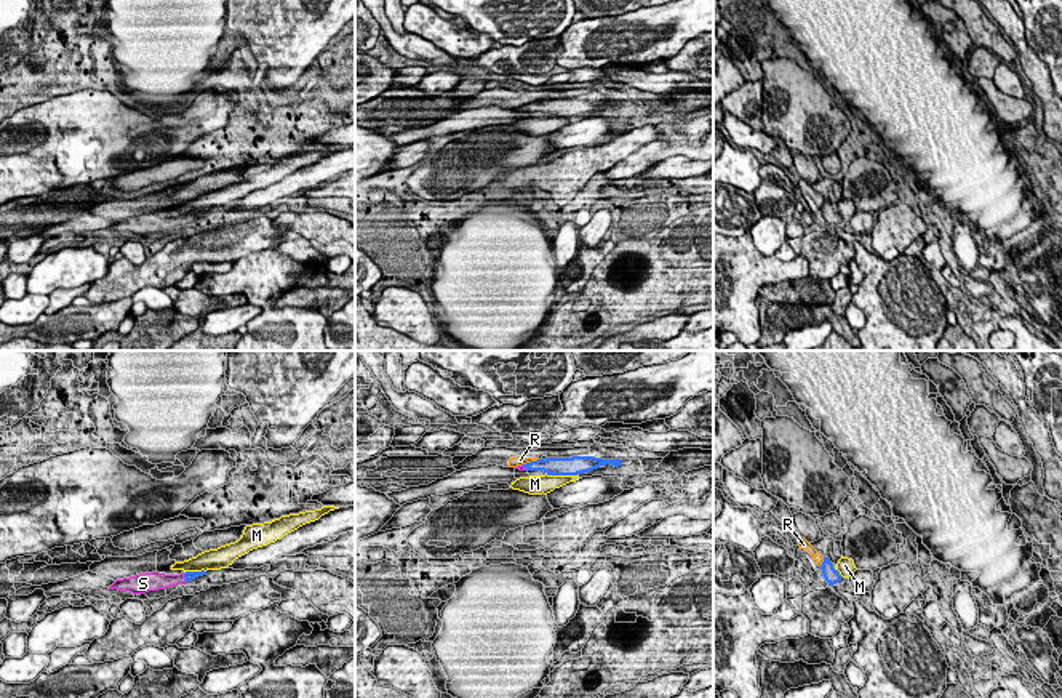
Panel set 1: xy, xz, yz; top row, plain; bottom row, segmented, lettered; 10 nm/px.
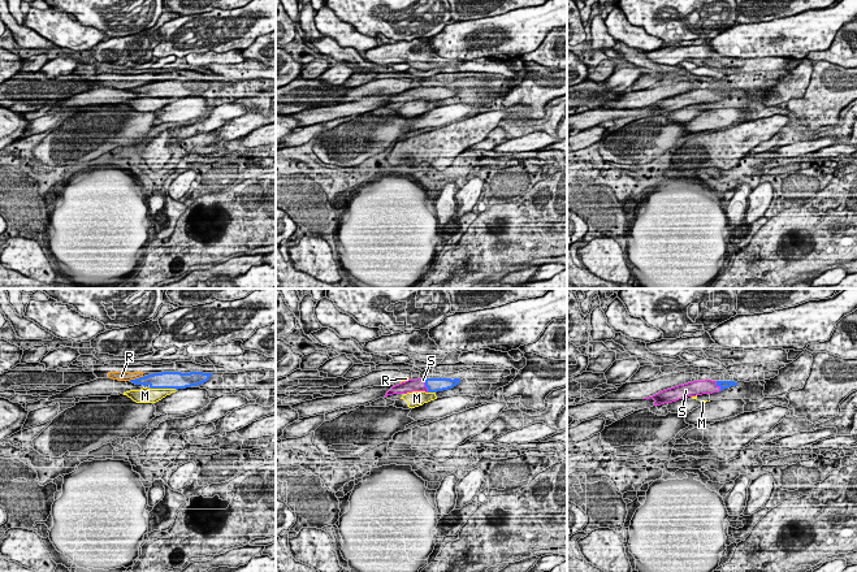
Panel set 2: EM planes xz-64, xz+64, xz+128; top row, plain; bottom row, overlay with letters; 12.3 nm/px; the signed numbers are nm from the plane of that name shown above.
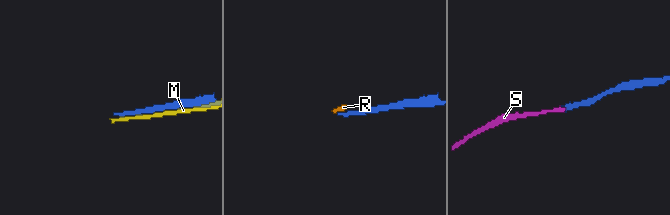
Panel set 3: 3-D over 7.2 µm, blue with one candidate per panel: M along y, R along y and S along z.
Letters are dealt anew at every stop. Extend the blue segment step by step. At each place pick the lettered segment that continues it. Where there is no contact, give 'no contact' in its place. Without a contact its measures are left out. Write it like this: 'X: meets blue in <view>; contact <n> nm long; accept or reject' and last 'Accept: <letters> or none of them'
M: meets blue in xz; contact 320 nm long; reject
R: meets blue in xz; contact 170 nm long; reject
S: meets blue in xy; contact 100 nm long; accept
Accept: S

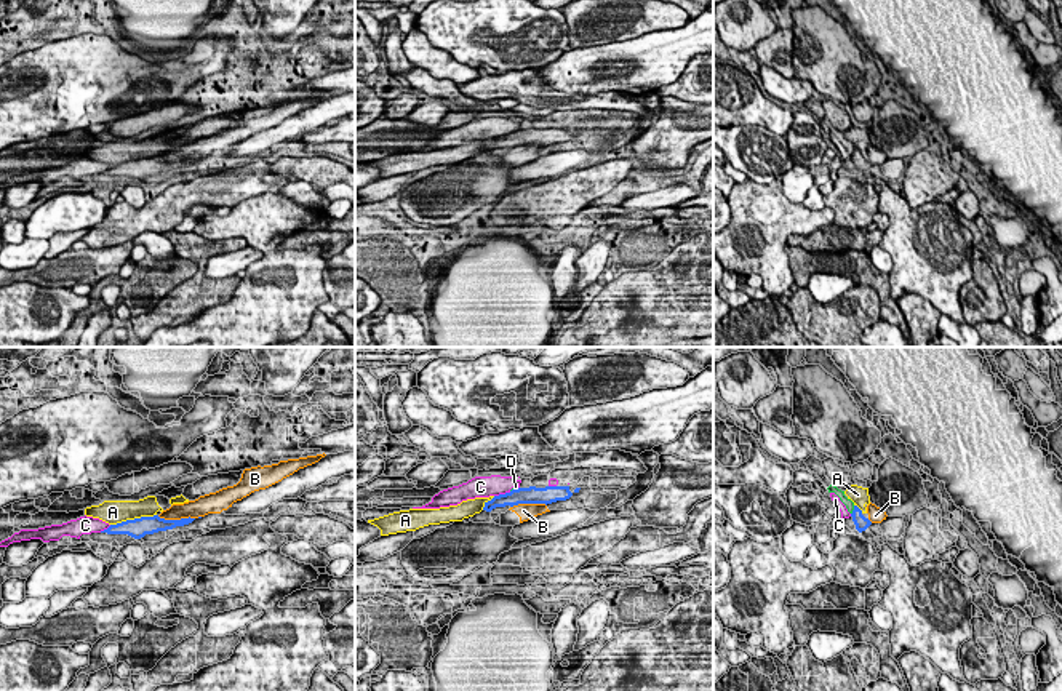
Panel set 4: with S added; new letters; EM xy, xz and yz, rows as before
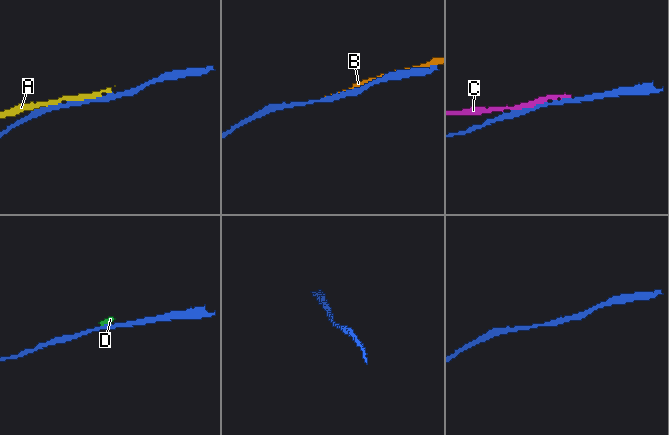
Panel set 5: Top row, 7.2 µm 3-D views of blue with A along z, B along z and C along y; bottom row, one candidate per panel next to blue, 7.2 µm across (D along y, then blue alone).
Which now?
A: meets blue in xy; contact 480 nm long; reject
B: meets blue in xy; contact 380 nm long; reject
C: meets blue in xz; contact 180 nm long; reject
D: meets blue in yz; contact 100 nm long; reject
Accept: none of them

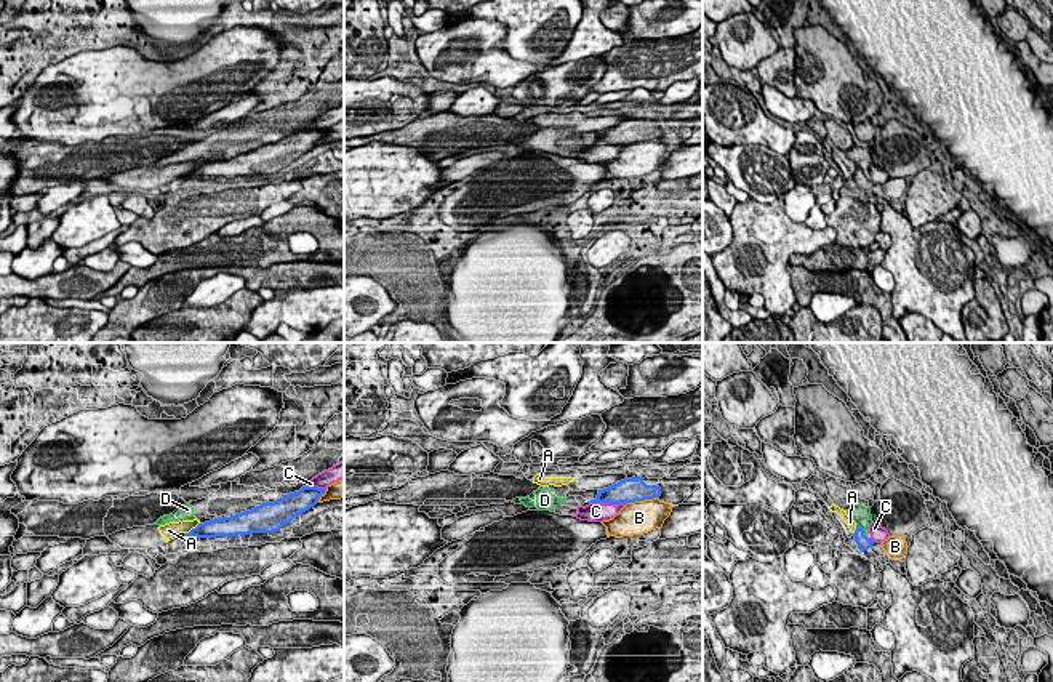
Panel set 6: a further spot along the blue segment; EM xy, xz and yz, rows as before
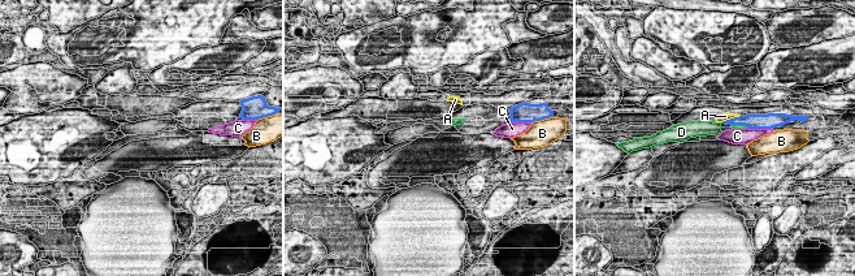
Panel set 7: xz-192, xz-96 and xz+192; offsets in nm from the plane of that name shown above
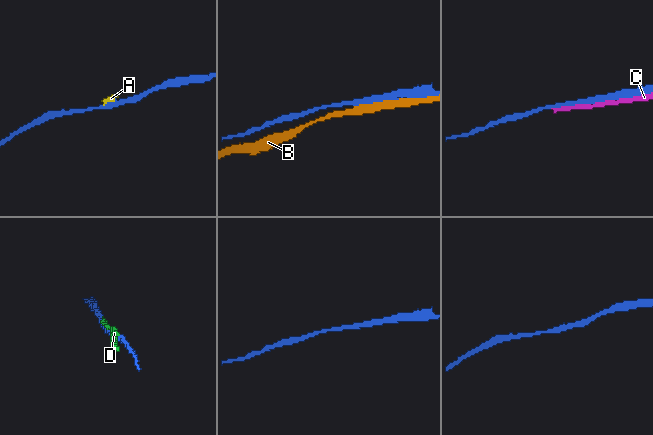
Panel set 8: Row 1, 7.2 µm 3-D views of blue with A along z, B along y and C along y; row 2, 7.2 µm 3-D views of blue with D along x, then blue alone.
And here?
A: meets blue in xy; contact 190 nm long; reject
B: meets blue in xz; contact 340 nm long; reject
C: meets blue in xz; contact 360 nm long; reject
D: meets blue in yz; contact 130 nm long; reject
Accept: none of them

